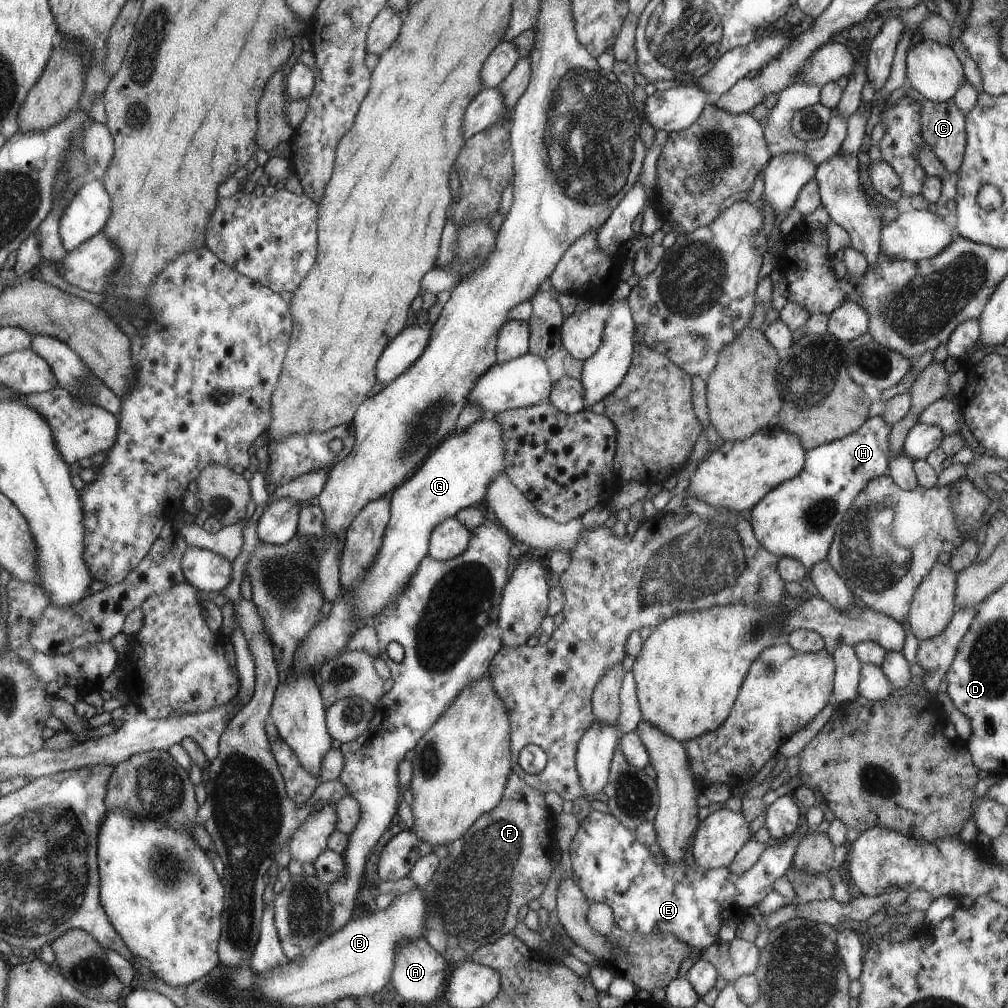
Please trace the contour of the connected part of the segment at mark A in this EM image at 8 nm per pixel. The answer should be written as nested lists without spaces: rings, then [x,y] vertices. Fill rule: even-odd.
[[[423,937],[405,941],[398,944],[398,950],[394,954],[394,964],[391,967],[390,981],[398,996],[403,1000],[415,1002],[421,1006],[432,1002],[433,998],[441,992],[443,980],[443,970],[445,970],[443,957],[434,949]]]

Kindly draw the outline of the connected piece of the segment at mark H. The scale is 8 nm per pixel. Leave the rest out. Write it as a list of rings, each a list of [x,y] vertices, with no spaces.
[[[876,415],[865,419],[865,422],[859,428],[850,432],[847,436],[805,450],[805,463],[803,463],[801,472],[773,487],[750,510],[751,528],[763,548],[776,557],[797,559],[807,570],[815,563],[825,559],[837,526],[842,522],[843,515],[852,503],[854,496],[871,479],[887,473],[887,465],[891,457],[889,443],[891,427],[892,425],[887,424],[883,417]]]

